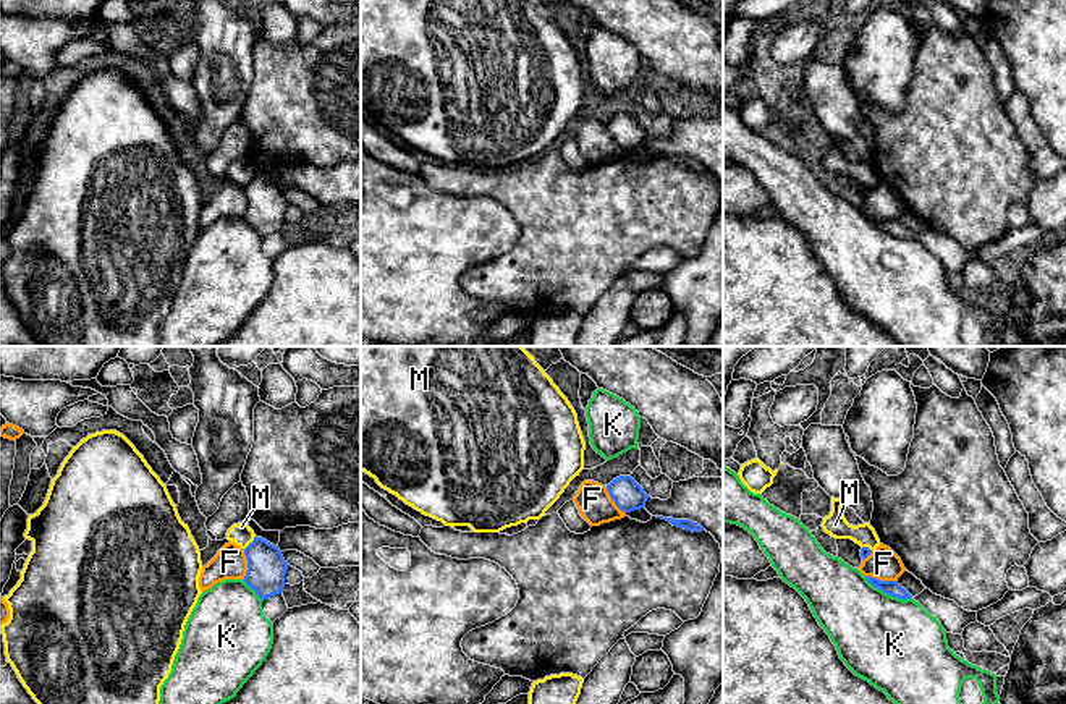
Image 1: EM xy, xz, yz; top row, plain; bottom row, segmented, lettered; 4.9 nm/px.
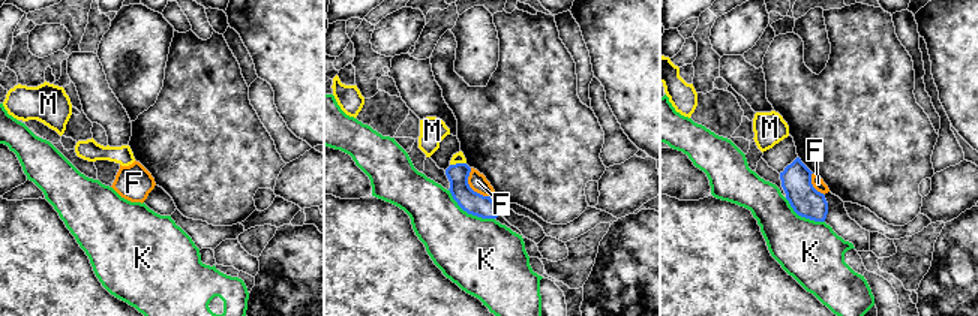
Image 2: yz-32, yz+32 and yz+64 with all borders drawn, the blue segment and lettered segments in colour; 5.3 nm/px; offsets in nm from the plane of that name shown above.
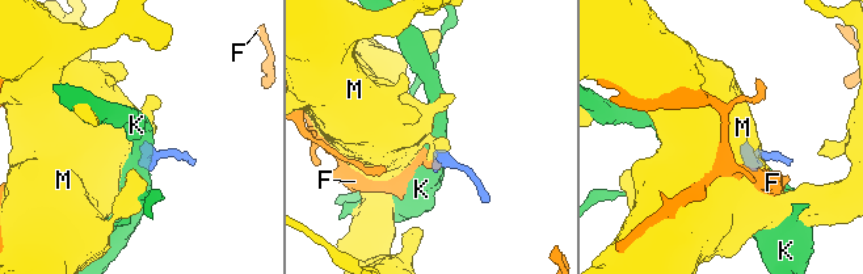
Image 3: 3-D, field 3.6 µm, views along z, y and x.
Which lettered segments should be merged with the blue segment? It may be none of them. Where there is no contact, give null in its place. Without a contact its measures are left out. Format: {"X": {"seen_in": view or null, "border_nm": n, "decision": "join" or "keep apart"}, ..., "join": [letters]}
{"F": {"seen_in": "xy", "border_nm": 150, "decision": "keep apart"}, "K": {"seen_in": "yz", "border_nm": 260, "decision": "keep apart"}, "M": {"seen_in": "xy", "border_nm": 90, "decision": "keep apart"}, "join": []}

